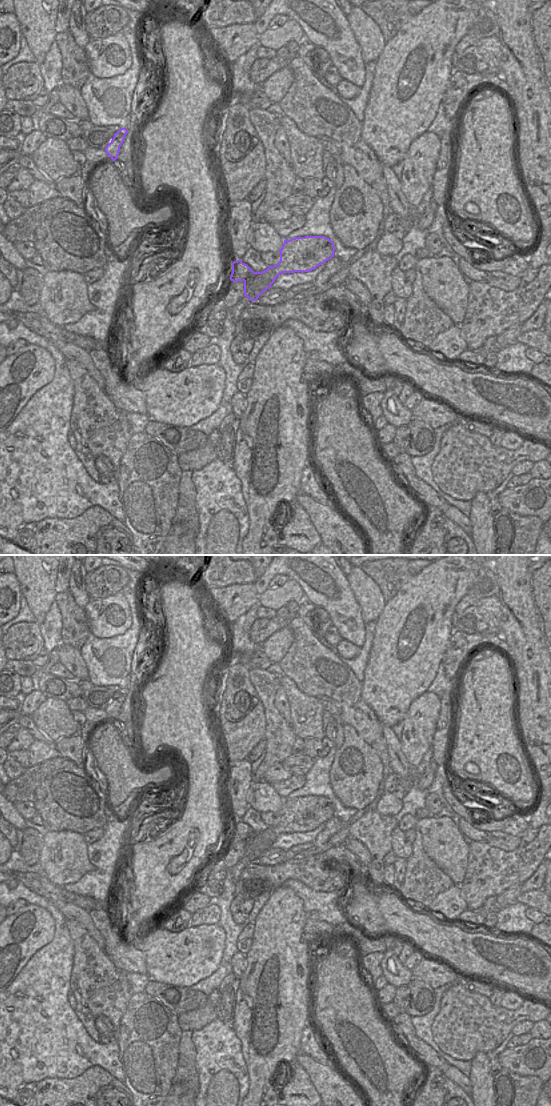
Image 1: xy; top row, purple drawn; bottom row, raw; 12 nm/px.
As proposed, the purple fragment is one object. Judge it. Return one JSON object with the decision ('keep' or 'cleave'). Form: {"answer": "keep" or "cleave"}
{"answer": "cleave"}

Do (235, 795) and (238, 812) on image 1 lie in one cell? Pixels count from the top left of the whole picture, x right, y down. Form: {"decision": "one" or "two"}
{"decision": "one"}

